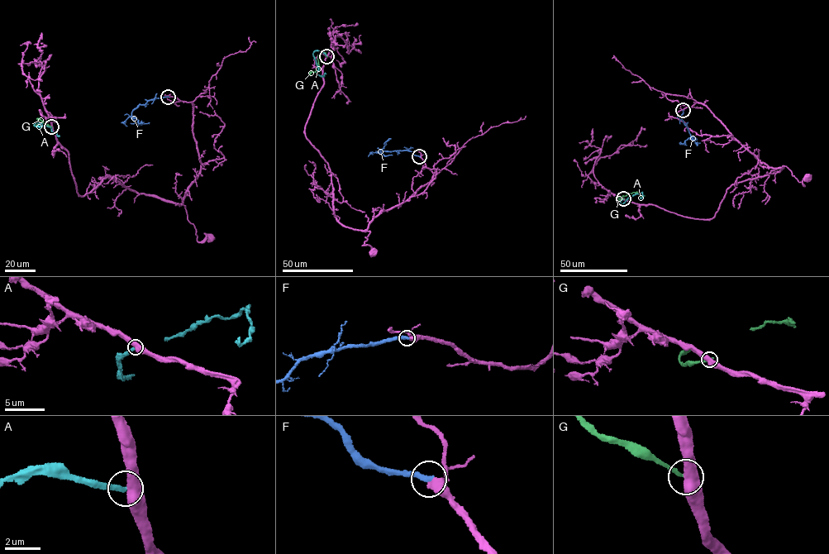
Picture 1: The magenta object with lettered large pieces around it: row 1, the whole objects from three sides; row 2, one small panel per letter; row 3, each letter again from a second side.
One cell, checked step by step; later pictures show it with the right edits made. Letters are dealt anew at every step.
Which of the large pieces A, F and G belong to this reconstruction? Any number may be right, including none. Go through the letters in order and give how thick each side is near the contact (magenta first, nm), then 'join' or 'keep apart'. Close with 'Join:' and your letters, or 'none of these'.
A: 500/240 nm | keep apart
F: 340/320 nm | join
G: 500/220 nm | keep apart
Join: F

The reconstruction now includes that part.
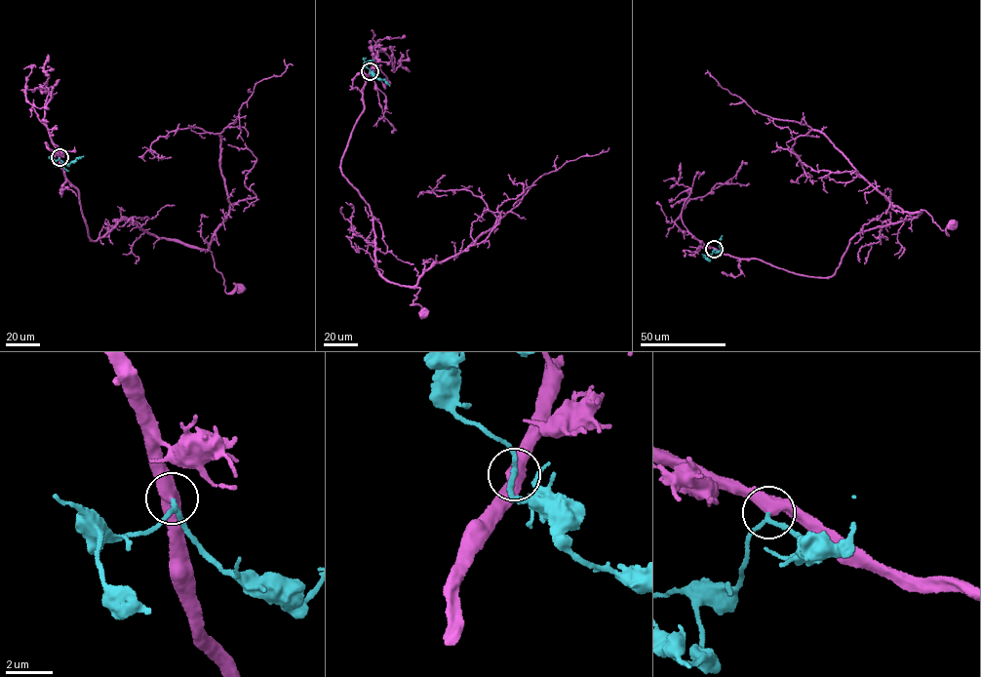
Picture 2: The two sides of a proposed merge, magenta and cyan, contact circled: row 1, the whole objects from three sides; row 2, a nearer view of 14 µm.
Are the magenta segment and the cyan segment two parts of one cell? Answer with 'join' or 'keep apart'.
join

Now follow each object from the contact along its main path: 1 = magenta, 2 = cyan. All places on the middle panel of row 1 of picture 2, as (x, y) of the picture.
1: (370, 71), (364, 111), (340, 172), (372, 212), (378, 273), (393, 283), (419, 288), (411, 304), (423, 312)
2: (370, 71), (389, 86)

